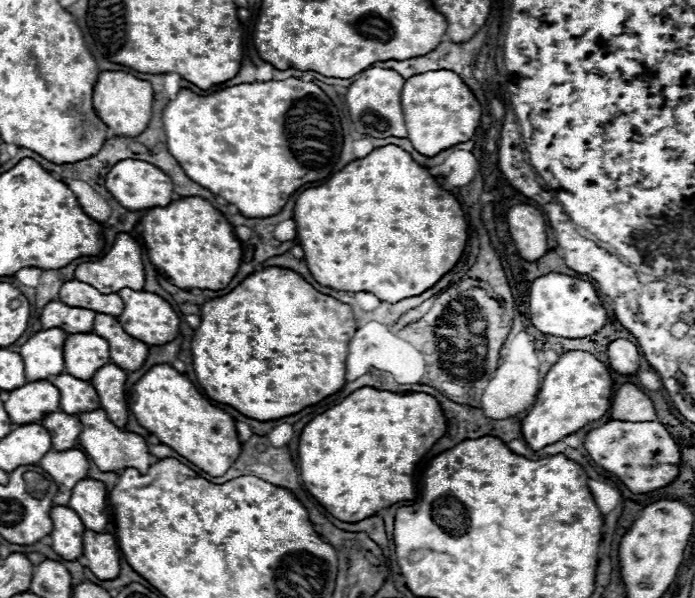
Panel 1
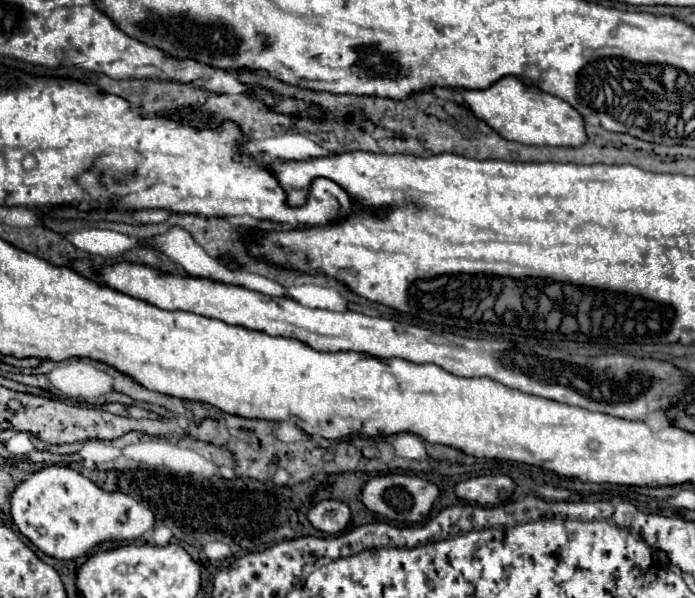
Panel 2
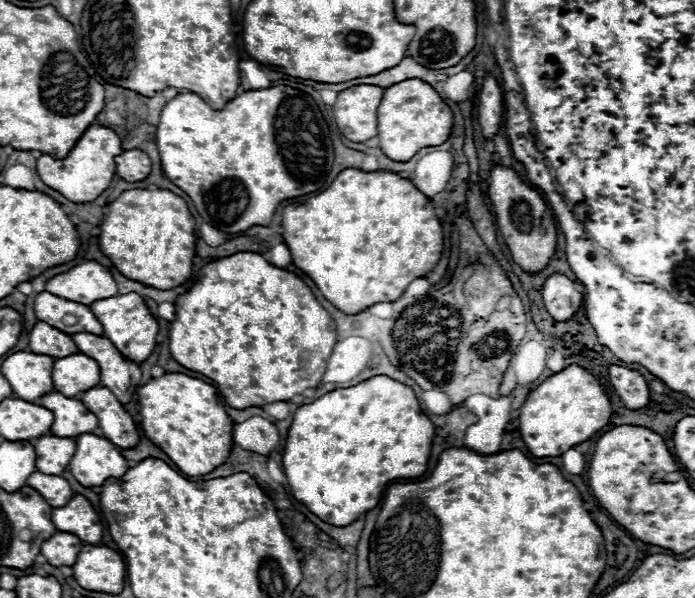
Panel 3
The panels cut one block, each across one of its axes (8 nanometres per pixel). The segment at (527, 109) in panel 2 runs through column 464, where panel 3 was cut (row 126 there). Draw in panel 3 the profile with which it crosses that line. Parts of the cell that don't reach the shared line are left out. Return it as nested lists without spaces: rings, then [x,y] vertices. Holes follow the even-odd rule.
[[[92,124],[80,136],[76,146],[70,150],[70,154],[64,160],[56,160],[56,158],[52,158],[48,154],[42,154],[38,158],[38,162],[36,162],[36,170],[38,170],[38,176],[42,178],[44,184],[58,190],[68,200],[72,200],[72,202],[92,202],[112,182],[112,176],[116,172],[114,156],[120,154],[120,152],[124,152],[124,150],[122,150],[118,134],[114,130],[110,130],[110,128],[106,128],[106,126]]]

